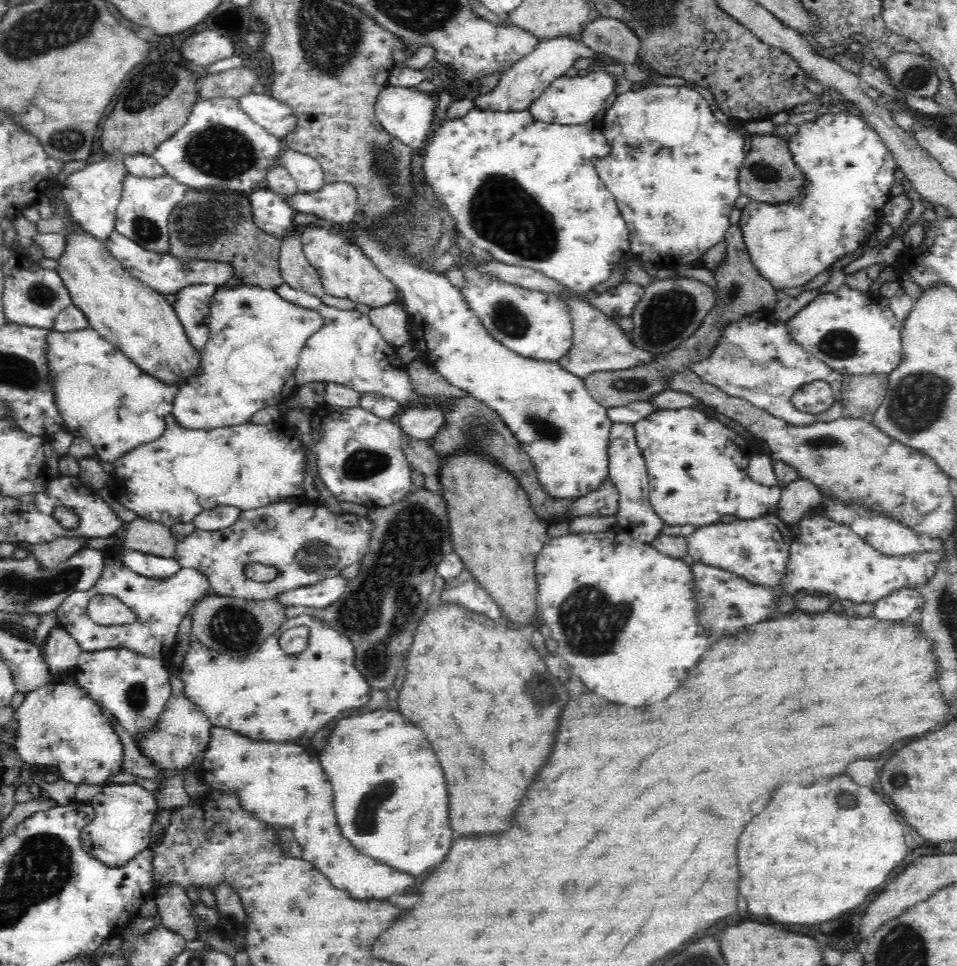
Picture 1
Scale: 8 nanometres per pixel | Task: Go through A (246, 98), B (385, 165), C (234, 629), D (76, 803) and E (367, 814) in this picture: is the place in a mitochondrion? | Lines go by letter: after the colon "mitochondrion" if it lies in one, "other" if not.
A: other
B: mitochondrion
C: mitochondrion
D: other
E: mitochondrion

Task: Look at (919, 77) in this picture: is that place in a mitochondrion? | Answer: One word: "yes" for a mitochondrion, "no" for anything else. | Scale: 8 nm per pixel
yes

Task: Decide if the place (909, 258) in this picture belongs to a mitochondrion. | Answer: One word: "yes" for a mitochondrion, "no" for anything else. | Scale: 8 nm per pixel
no

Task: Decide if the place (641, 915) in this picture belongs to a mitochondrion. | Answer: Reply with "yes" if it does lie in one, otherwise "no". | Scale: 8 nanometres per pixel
no

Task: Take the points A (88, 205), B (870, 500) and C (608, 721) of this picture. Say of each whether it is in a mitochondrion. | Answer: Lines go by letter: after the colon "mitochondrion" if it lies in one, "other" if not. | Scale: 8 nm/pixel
A: other
B: other
C: other

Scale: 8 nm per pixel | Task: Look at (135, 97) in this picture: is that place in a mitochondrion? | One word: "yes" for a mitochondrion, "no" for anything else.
yes

